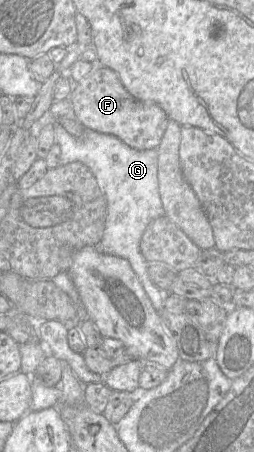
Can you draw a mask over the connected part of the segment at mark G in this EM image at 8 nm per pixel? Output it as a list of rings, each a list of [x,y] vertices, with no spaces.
[[[54,123],[55,143],[61,148],[59,166],[79,161],[94,174],[107,201],[106,227],[97,246],[109,255],[128,260],[140,280],[153,307],[160,311],[164,308],[166,291],[159,289],[150,279],[148,262],[140,251],[142,235],[154,219],[165,215],[158,183],[157,149],[136,150],[113,135],[99,133],[85,128],[82,137],[77,138],[66,131],[60,124]]]

